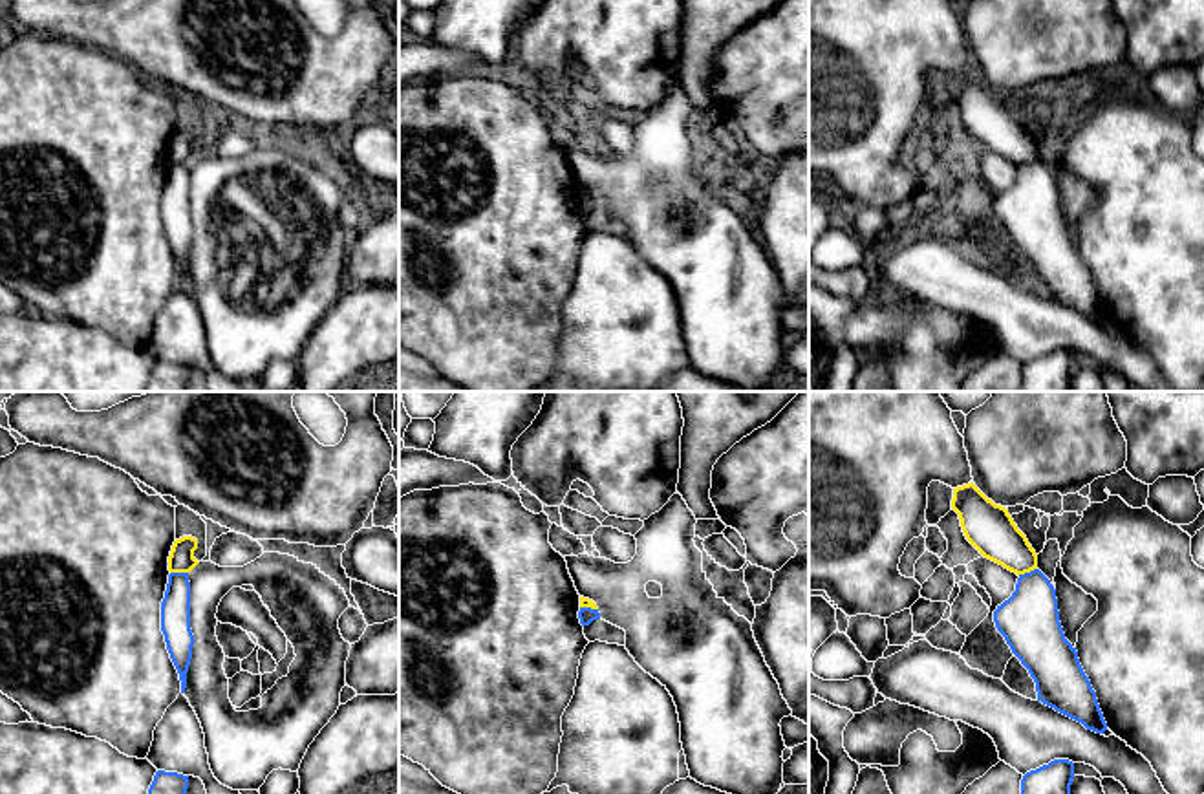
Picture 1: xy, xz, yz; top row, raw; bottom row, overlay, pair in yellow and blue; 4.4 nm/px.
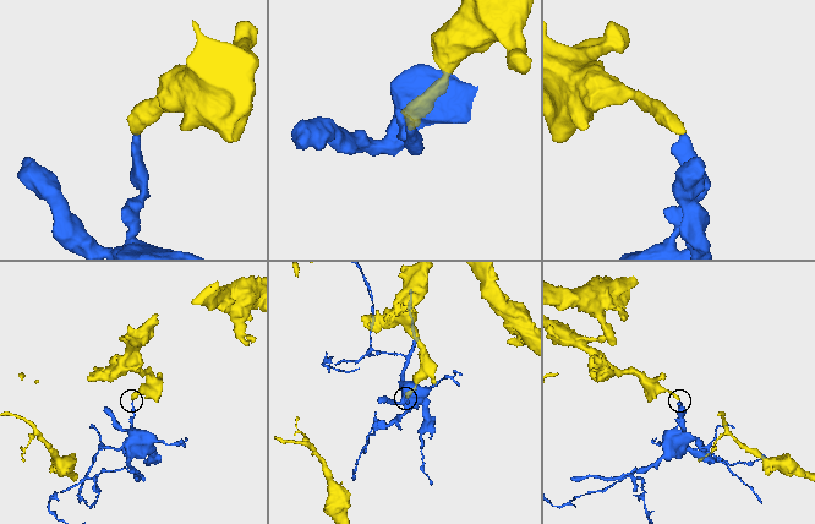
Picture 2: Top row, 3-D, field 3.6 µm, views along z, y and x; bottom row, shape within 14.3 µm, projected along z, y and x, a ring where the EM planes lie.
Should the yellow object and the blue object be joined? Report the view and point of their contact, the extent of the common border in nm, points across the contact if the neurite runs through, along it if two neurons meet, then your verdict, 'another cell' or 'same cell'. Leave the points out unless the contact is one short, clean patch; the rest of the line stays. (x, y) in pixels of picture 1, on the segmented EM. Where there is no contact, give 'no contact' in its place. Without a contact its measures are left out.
meets yellow in yz at (1027, 571); contact 90 nm long; border along yz (1036, 568), (1018, 575); another cell

